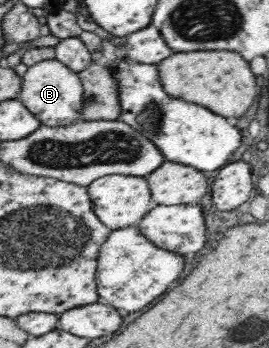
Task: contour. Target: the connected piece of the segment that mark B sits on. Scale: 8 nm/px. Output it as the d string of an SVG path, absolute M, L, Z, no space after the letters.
M57 59L37 62L30 66L22 76L22 87L17 99L41 125L49 128L73 126L84 121L85 87L83 87L83 81L78 73L69 70Z

